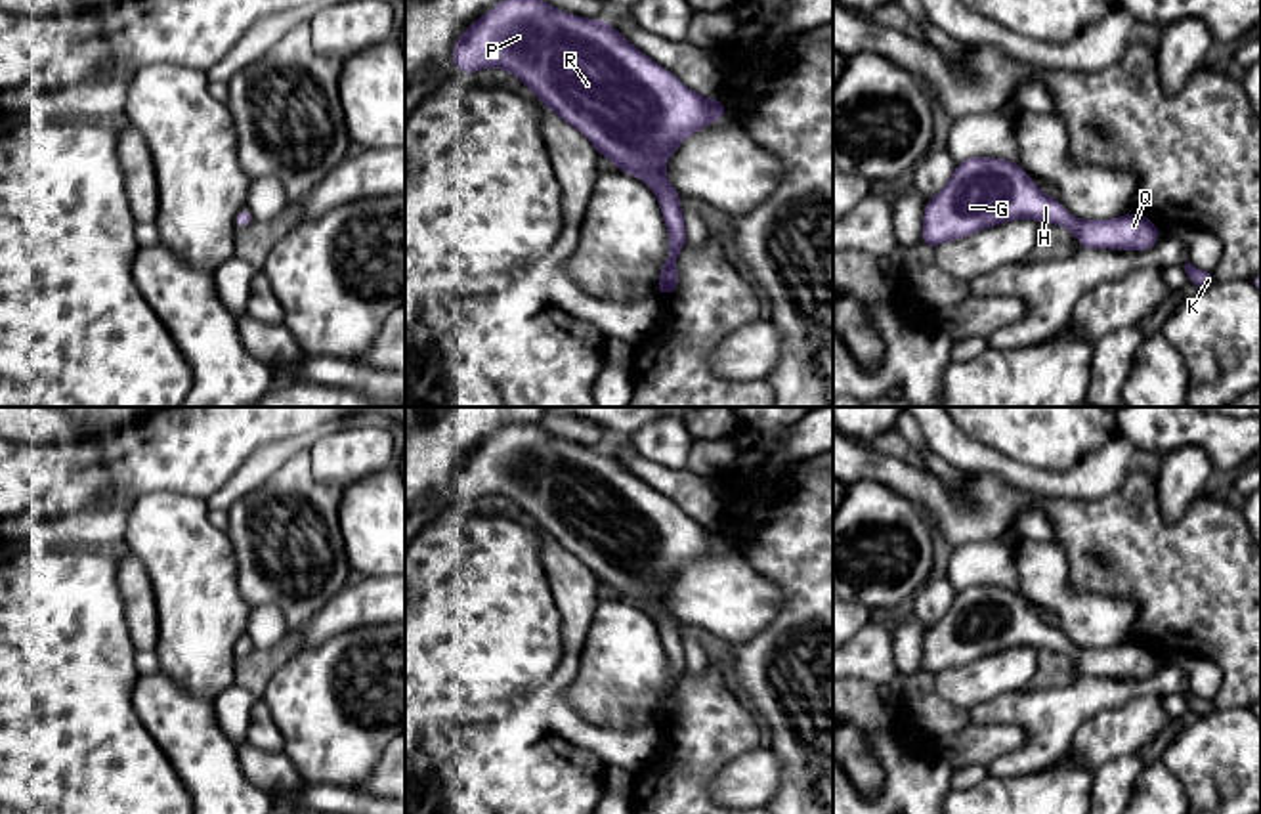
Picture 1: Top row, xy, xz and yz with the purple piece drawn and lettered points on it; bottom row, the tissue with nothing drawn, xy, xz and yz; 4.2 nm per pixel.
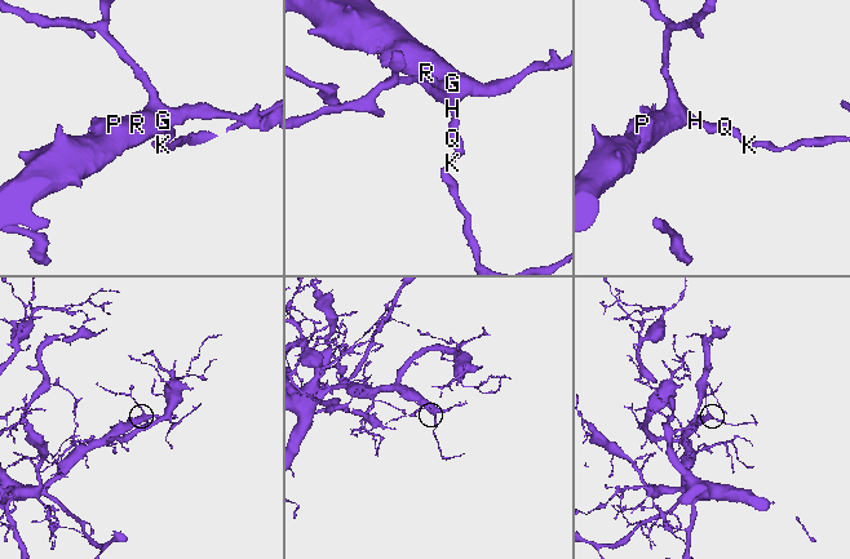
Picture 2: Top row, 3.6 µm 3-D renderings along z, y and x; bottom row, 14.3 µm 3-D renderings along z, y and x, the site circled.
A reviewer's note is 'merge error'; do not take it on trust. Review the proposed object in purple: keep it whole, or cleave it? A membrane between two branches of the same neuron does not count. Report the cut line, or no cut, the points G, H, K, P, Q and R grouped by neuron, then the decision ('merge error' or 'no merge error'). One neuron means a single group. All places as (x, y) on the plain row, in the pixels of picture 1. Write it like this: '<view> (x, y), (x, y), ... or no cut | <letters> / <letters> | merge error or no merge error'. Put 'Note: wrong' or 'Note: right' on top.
Note: wrong
no cut | G H K P Q R | no merge error

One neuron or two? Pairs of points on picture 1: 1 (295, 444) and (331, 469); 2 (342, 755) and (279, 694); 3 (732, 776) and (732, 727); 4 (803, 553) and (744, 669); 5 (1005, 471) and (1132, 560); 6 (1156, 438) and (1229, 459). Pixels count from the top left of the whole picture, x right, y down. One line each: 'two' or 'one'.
1: two
2: one
3: two
4: one
5: two
6: one

